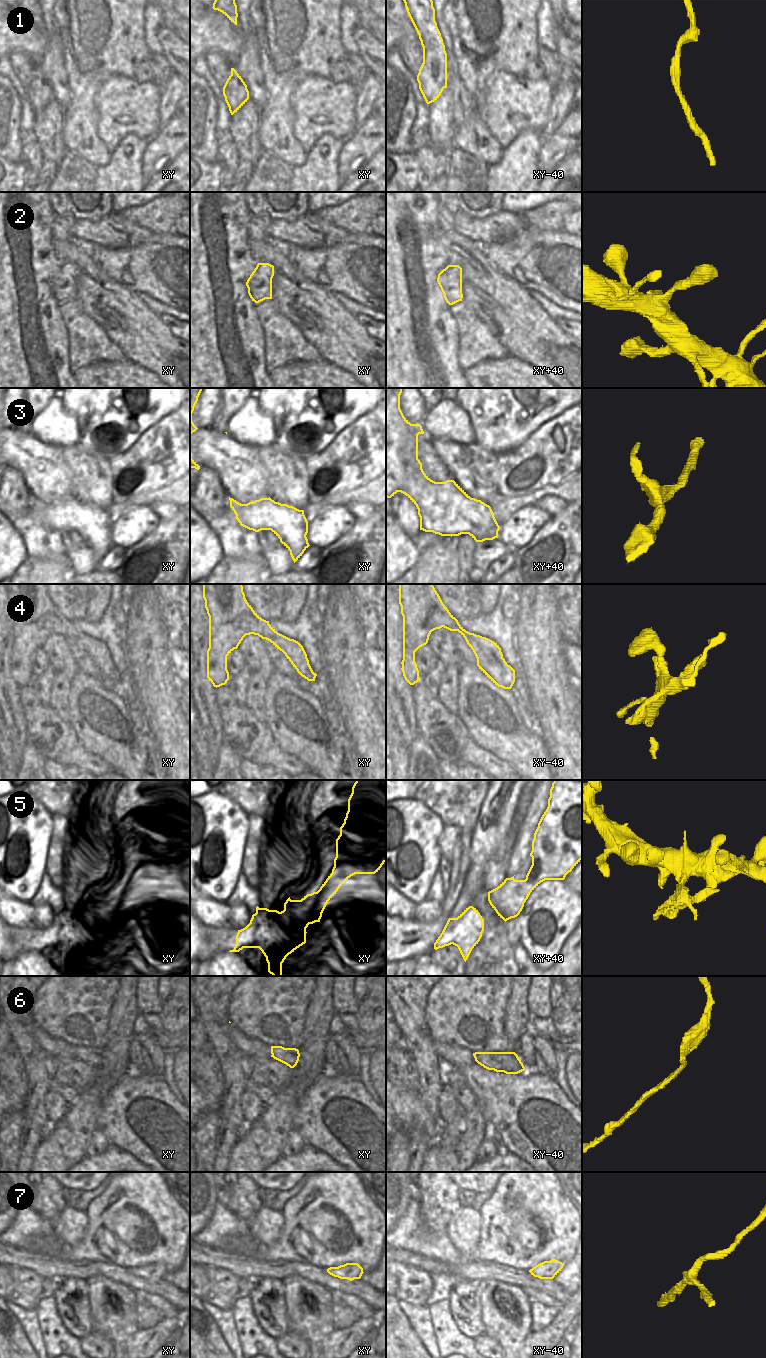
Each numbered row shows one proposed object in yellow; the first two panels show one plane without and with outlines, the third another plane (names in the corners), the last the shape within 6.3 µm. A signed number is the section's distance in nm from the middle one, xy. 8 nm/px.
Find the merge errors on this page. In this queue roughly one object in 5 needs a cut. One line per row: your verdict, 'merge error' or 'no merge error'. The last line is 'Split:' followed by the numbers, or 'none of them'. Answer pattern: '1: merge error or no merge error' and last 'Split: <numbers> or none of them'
1: no merge error
2: no merge error
3: no merge error
4: no merge error
5: merge error
6: merge error
7: no merge error
Split: 5, 6

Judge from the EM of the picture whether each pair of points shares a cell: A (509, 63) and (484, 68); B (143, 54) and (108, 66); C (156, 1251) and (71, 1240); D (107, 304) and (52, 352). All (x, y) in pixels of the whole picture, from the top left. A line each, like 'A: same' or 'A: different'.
A: same
B: same
C: different
D: different

